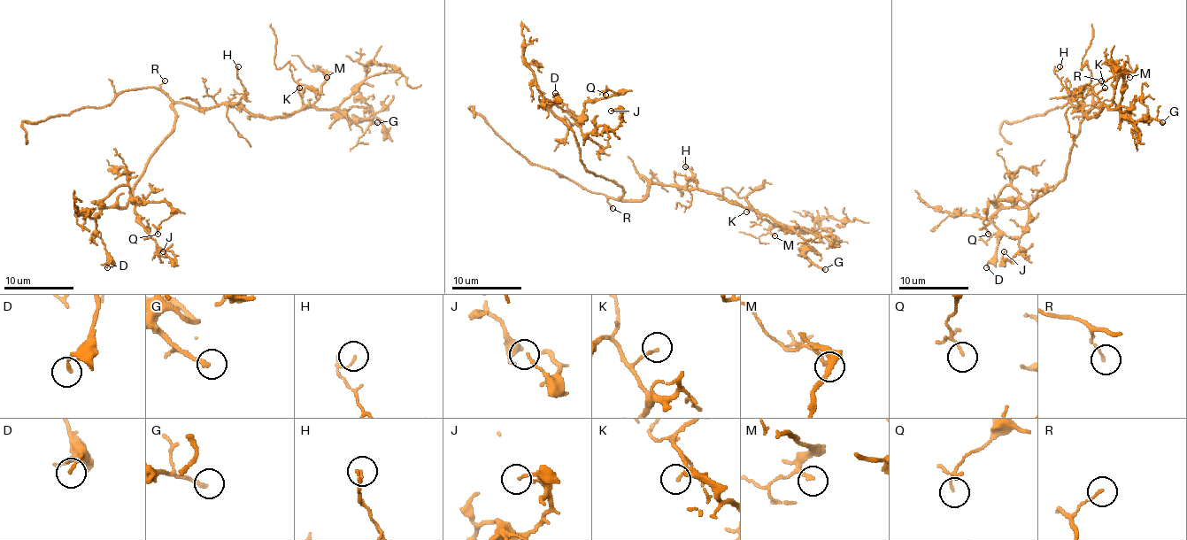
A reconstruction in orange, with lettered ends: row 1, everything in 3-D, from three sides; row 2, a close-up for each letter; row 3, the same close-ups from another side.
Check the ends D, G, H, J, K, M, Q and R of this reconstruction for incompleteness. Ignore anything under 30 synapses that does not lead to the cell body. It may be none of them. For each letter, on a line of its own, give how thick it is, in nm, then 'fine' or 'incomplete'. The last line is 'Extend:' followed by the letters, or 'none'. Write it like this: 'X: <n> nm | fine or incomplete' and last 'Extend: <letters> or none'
D: 140 nm | fine
G: 200 nm | fine
H: 70 nm | fine
J: 120 nm | fine
K: 130 nm | fine
M: 140 nm | fine
Q: 60 nm | fine
R: 90 nm | fine
Extend: none

